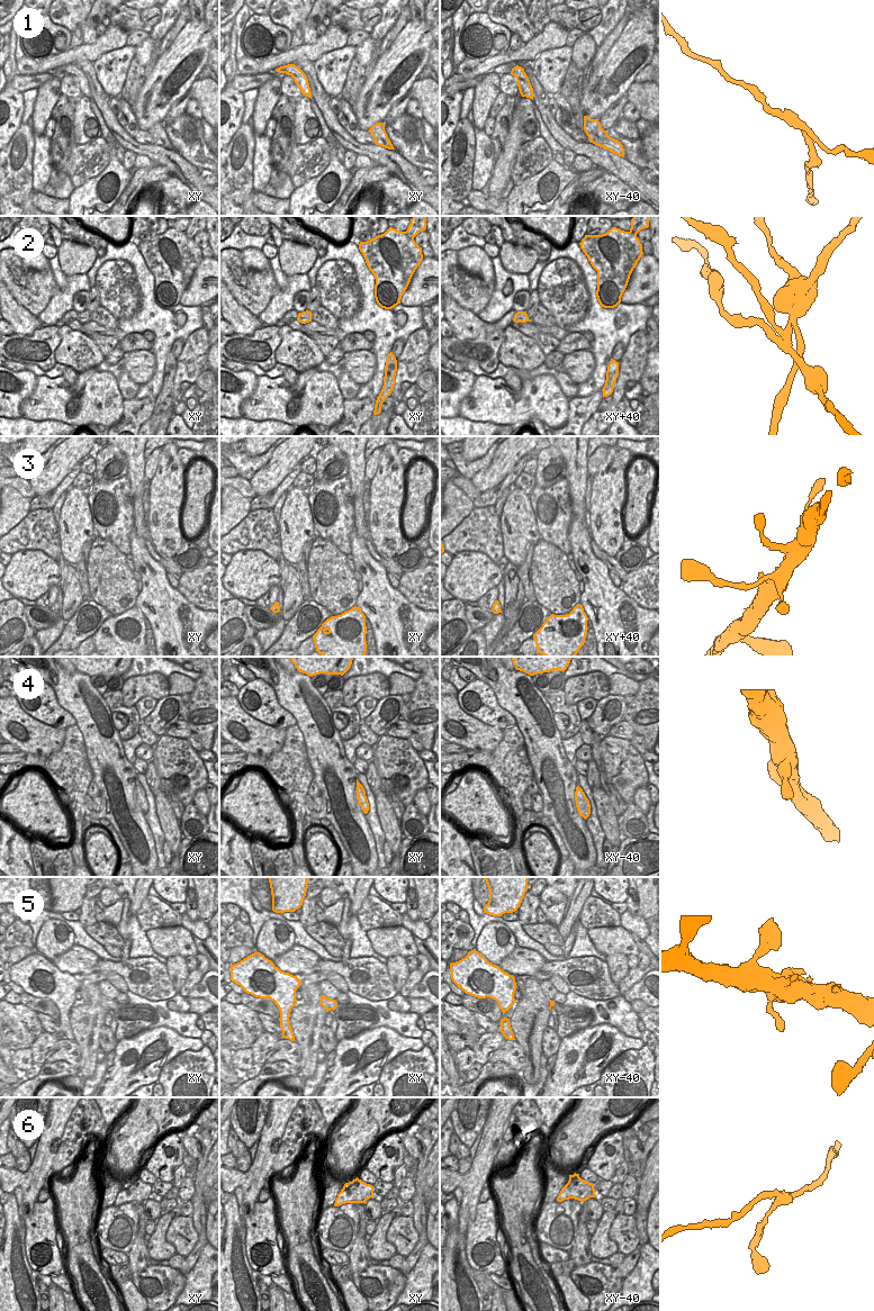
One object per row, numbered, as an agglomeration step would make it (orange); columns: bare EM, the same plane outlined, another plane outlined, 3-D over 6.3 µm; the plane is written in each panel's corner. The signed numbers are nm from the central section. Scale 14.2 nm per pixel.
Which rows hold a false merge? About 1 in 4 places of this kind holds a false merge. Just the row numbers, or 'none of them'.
1, 2

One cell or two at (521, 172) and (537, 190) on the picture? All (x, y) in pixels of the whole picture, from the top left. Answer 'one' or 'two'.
two

